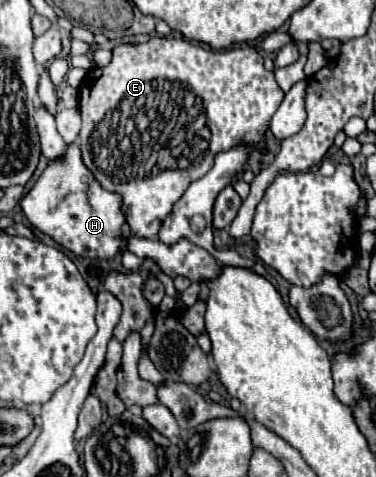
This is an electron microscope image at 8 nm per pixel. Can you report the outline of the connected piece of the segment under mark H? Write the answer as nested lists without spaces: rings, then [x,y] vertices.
[[[76,143],[68,145],[64,161],[48,163],[48,167],[44,169],[44,173],[36,181],[36,185],[20,201],[20,205],[22,205],[24,215],[28,217],[28,221],[36,229],[40,229],[42,233],[50,235],[56,243],[60,243],[62,247],[66,247],[68,251],[72,251],[74,255],[80,255],[80,257],[88,257],[88,259],[112,259],[116,253],[122,251],[124,237],[130,235],[128,231],[124,231],[124,223],[126,221],[124,221],[124,215],[122,215],[122,209],[120,209],[120,205],[122,205],[120,195],[100,189],[100,183],[92,177],[92,173],[88,173],[86,165],[82,163],[80,147]]]

